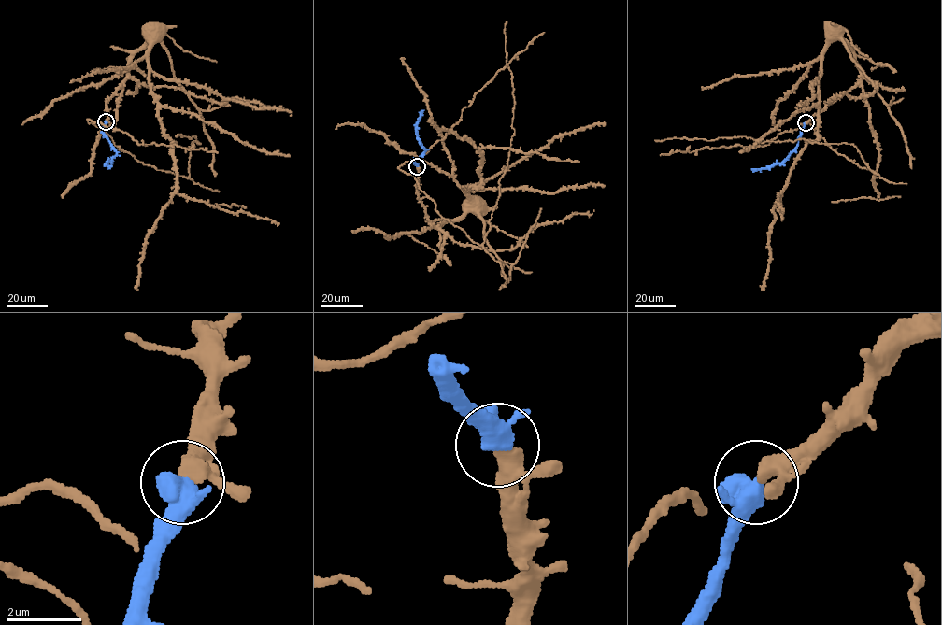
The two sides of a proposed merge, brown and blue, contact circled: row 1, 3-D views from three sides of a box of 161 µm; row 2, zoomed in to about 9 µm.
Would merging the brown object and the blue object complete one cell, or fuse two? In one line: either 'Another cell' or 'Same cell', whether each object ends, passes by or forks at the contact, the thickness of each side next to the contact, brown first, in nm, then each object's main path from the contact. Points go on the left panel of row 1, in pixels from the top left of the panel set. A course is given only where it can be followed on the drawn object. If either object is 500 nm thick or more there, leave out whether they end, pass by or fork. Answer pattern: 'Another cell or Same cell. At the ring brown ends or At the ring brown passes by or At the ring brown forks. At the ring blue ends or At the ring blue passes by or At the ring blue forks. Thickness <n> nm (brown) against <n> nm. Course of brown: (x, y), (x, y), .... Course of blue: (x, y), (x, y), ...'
Same cell. Thickness 360 nm (brown) against 500 nm. Course of brown: (106, 121), (130, 59), (149, 40), (149, 92), (174, 142), (177, 184), (146, 239), (137, 289). Course of blue: (106, 121), (104, 134), (116, 151), (107, 162), (111, 166)

